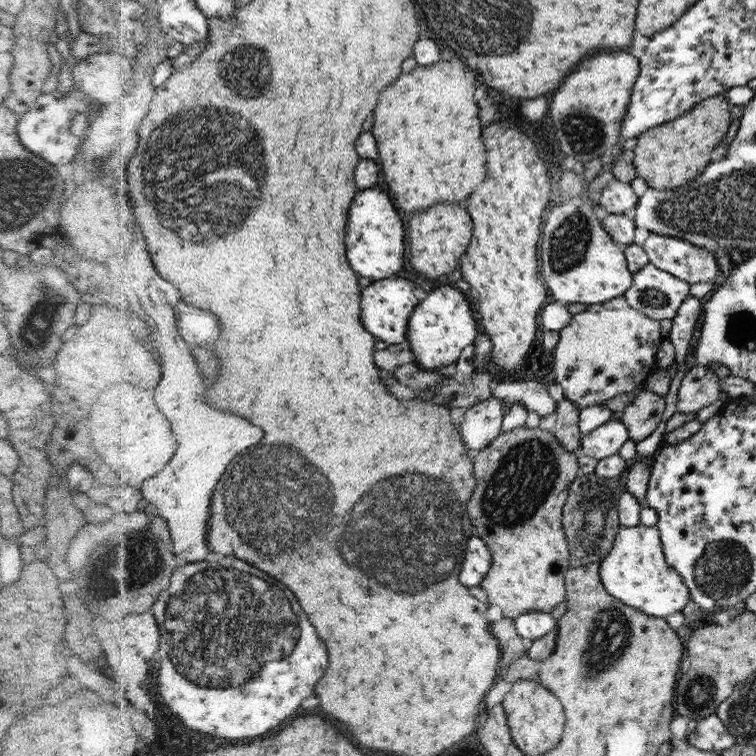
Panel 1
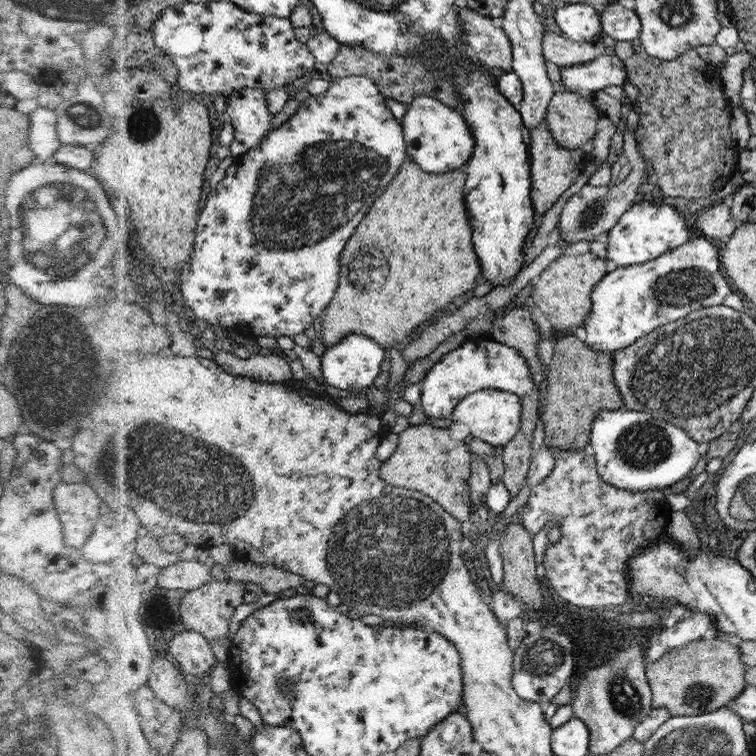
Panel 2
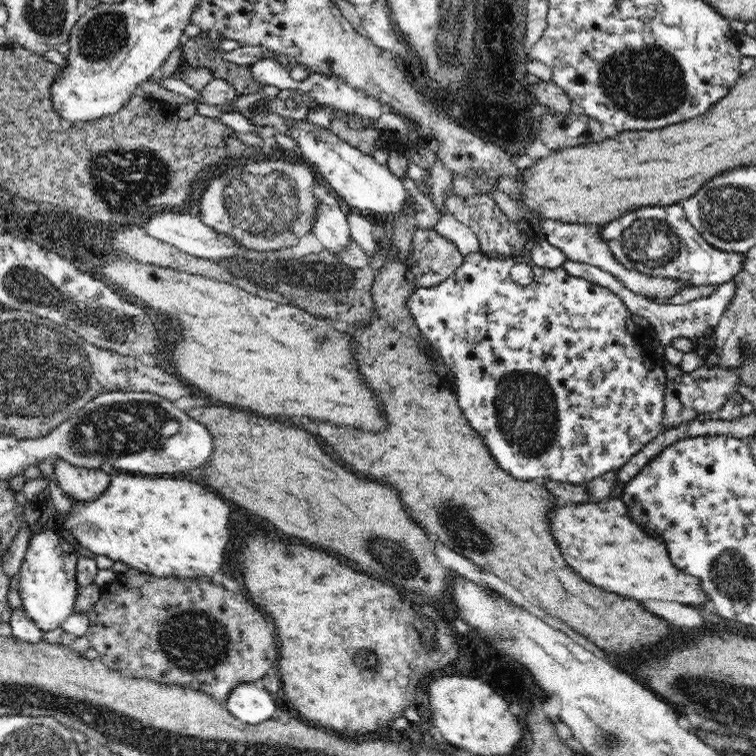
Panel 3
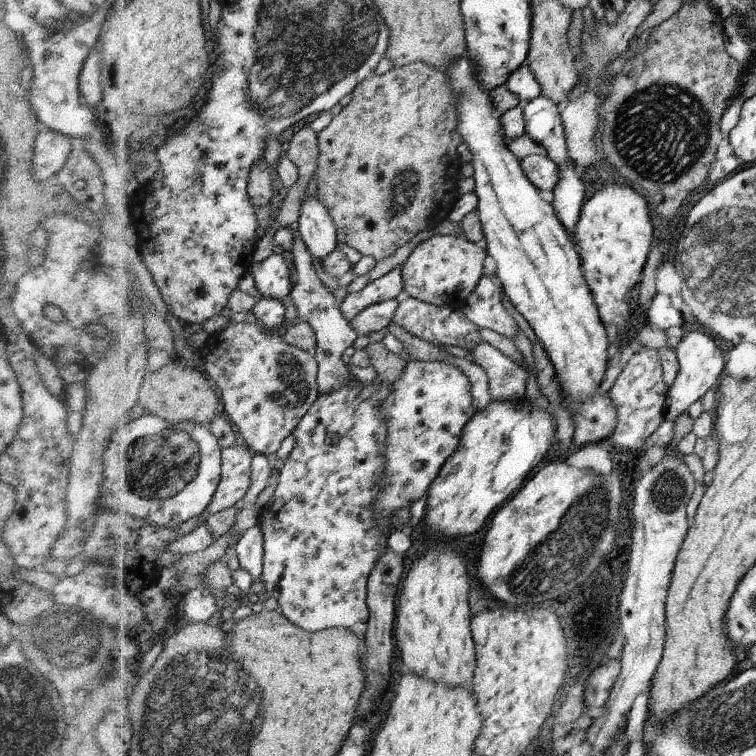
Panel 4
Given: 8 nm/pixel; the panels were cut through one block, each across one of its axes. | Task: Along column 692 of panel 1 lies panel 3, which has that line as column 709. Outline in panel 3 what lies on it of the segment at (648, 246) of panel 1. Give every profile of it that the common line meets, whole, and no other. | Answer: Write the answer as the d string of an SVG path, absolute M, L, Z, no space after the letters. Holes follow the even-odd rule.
M681 202L670 206L643 206L615 219L602 227L600 239L627 270L637 270L652 278L677 278L685 284L702 286L728 282L743 269L744 253L720 250L704 240L688 222Z

